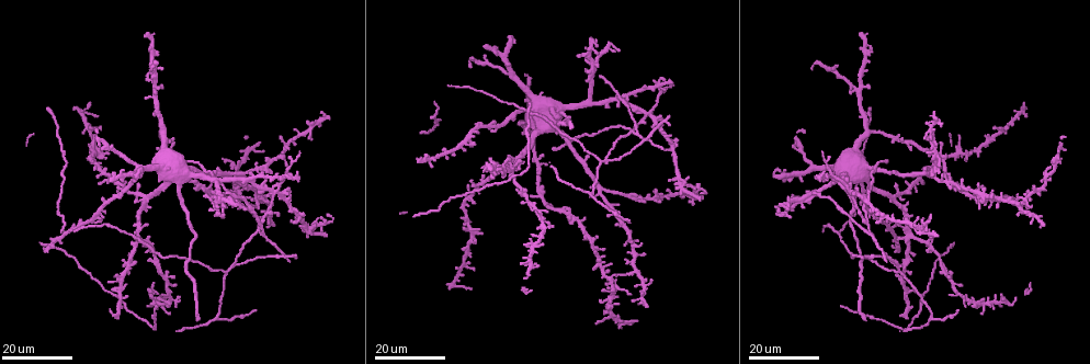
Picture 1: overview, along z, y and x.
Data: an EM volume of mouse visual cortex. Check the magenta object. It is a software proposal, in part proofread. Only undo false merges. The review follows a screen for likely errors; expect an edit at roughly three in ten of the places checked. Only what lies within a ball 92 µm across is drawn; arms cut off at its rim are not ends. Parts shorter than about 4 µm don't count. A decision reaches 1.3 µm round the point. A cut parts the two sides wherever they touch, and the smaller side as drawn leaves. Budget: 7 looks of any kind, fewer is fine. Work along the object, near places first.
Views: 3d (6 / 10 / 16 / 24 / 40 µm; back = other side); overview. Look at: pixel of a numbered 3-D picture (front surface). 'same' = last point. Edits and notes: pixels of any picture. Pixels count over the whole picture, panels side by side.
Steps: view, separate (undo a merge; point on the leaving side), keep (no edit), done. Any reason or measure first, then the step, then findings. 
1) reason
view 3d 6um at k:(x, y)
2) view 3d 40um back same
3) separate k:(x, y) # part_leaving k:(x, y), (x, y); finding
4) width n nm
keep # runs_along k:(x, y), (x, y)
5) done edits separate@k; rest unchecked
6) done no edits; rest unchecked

small branch off a trunk
view 3d 24um at 1:(145, 197)

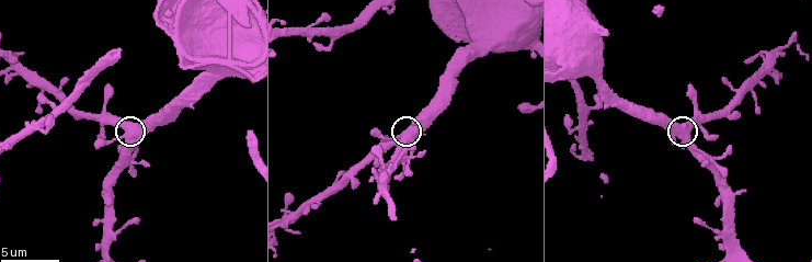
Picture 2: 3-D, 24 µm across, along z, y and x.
closer look
view 3d 10um at 2:(124, 128)

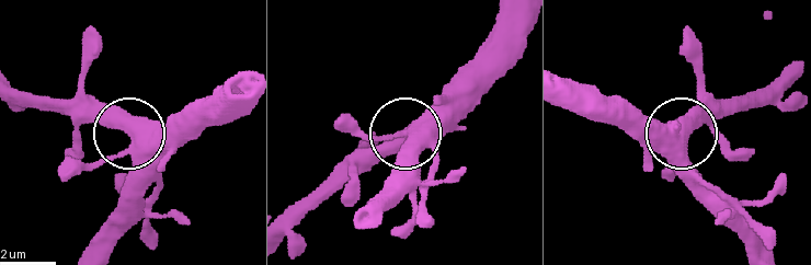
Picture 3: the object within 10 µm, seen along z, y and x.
width 510 nm
keep # runs_along 3:(249, 76), (152, 129), (116, 125), (83, 96); continuous, no second neuron

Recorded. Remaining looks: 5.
view 3d 24um at 1:(619, 289)

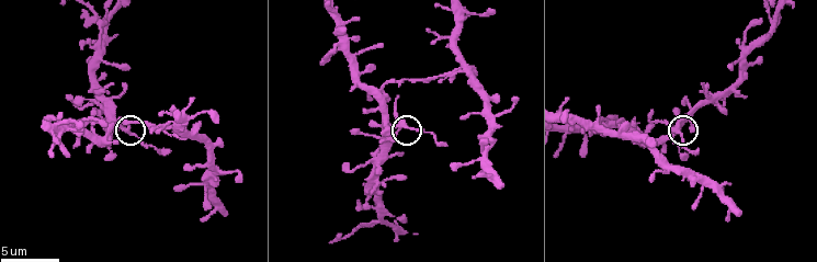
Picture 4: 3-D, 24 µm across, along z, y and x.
zoom in
view 3d 6um at 4:(678, 120)

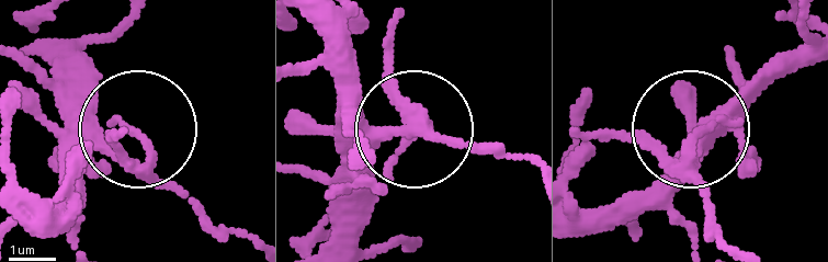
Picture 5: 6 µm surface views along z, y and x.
keep # continuous, no second neuron

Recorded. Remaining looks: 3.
looks like a crossing
view 3d 24um at 1:(978, 192)

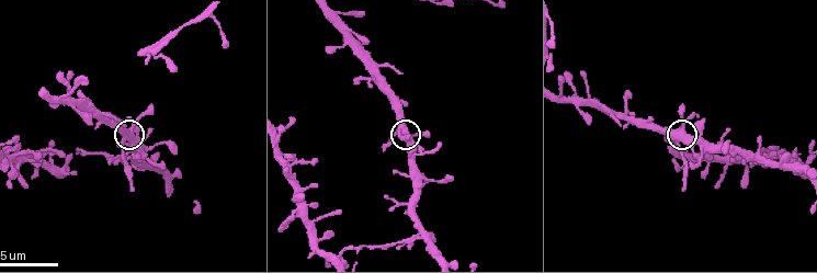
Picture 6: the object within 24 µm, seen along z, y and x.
view 3d 6um at 6:(122, 140)

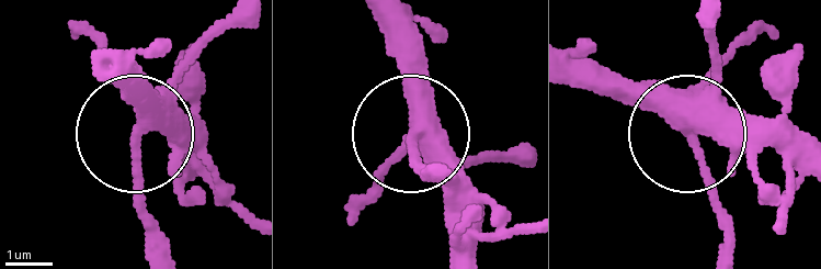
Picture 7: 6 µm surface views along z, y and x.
width 330 nm
keep # runs_along 7:(574, 64), (681, 130), (728, 248); continuous, no second neuron

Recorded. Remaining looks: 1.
done no edits; rest unchecked

